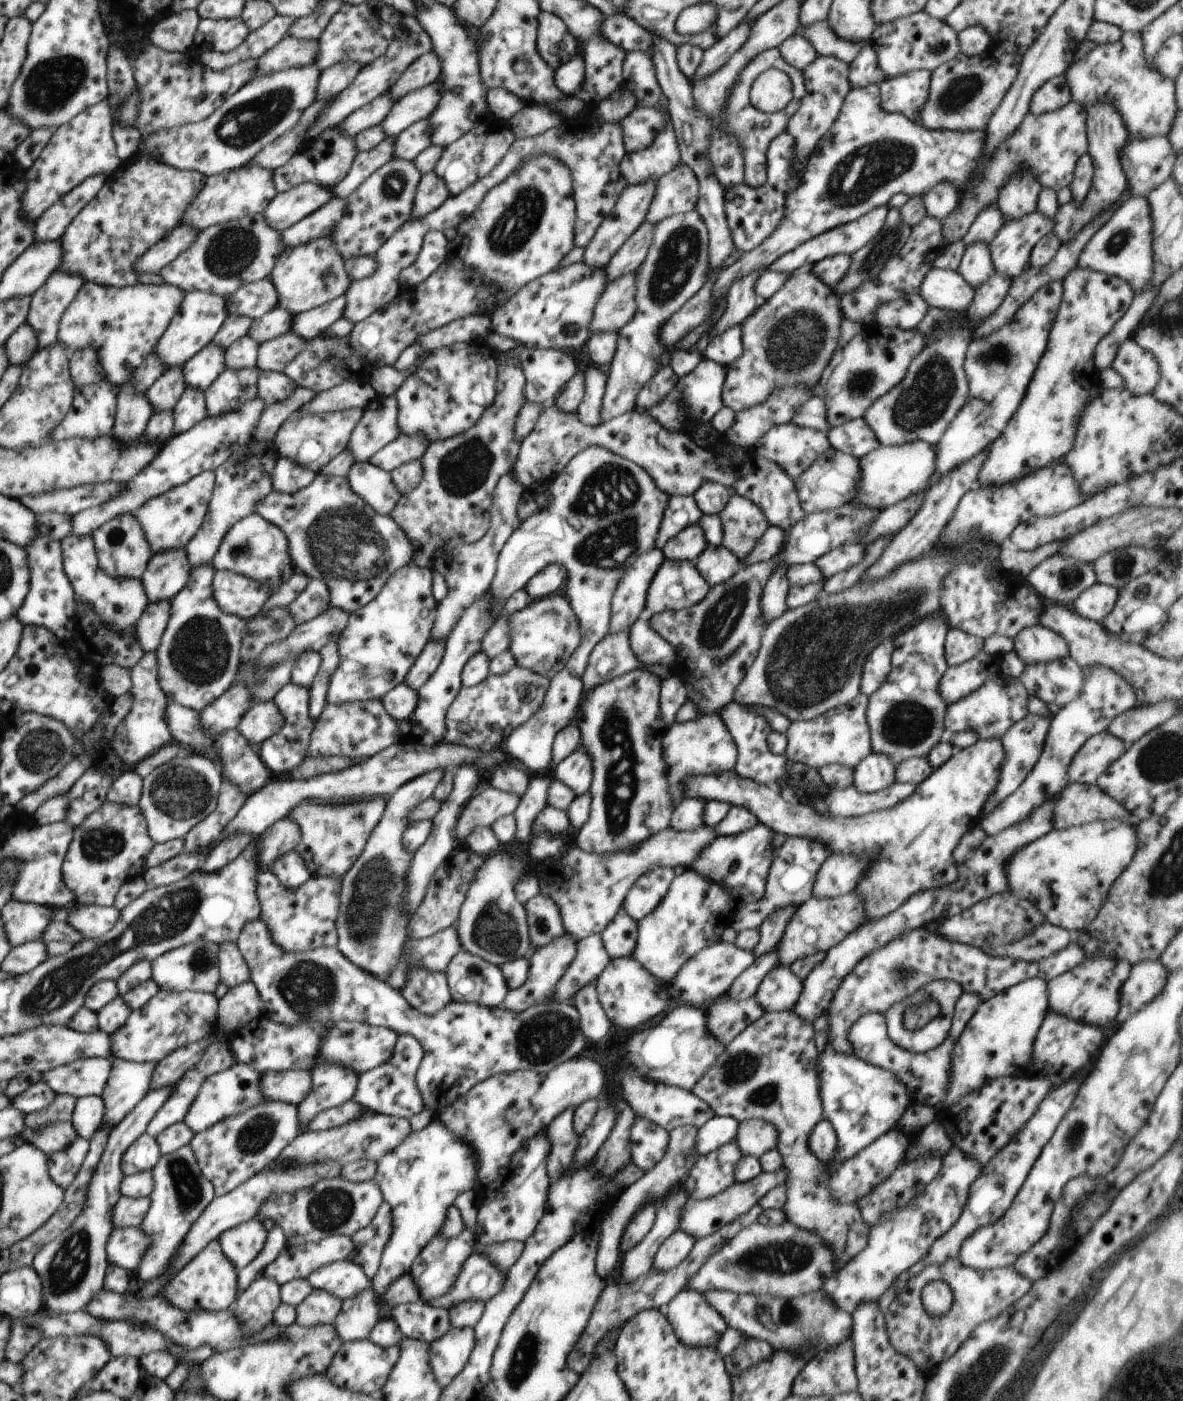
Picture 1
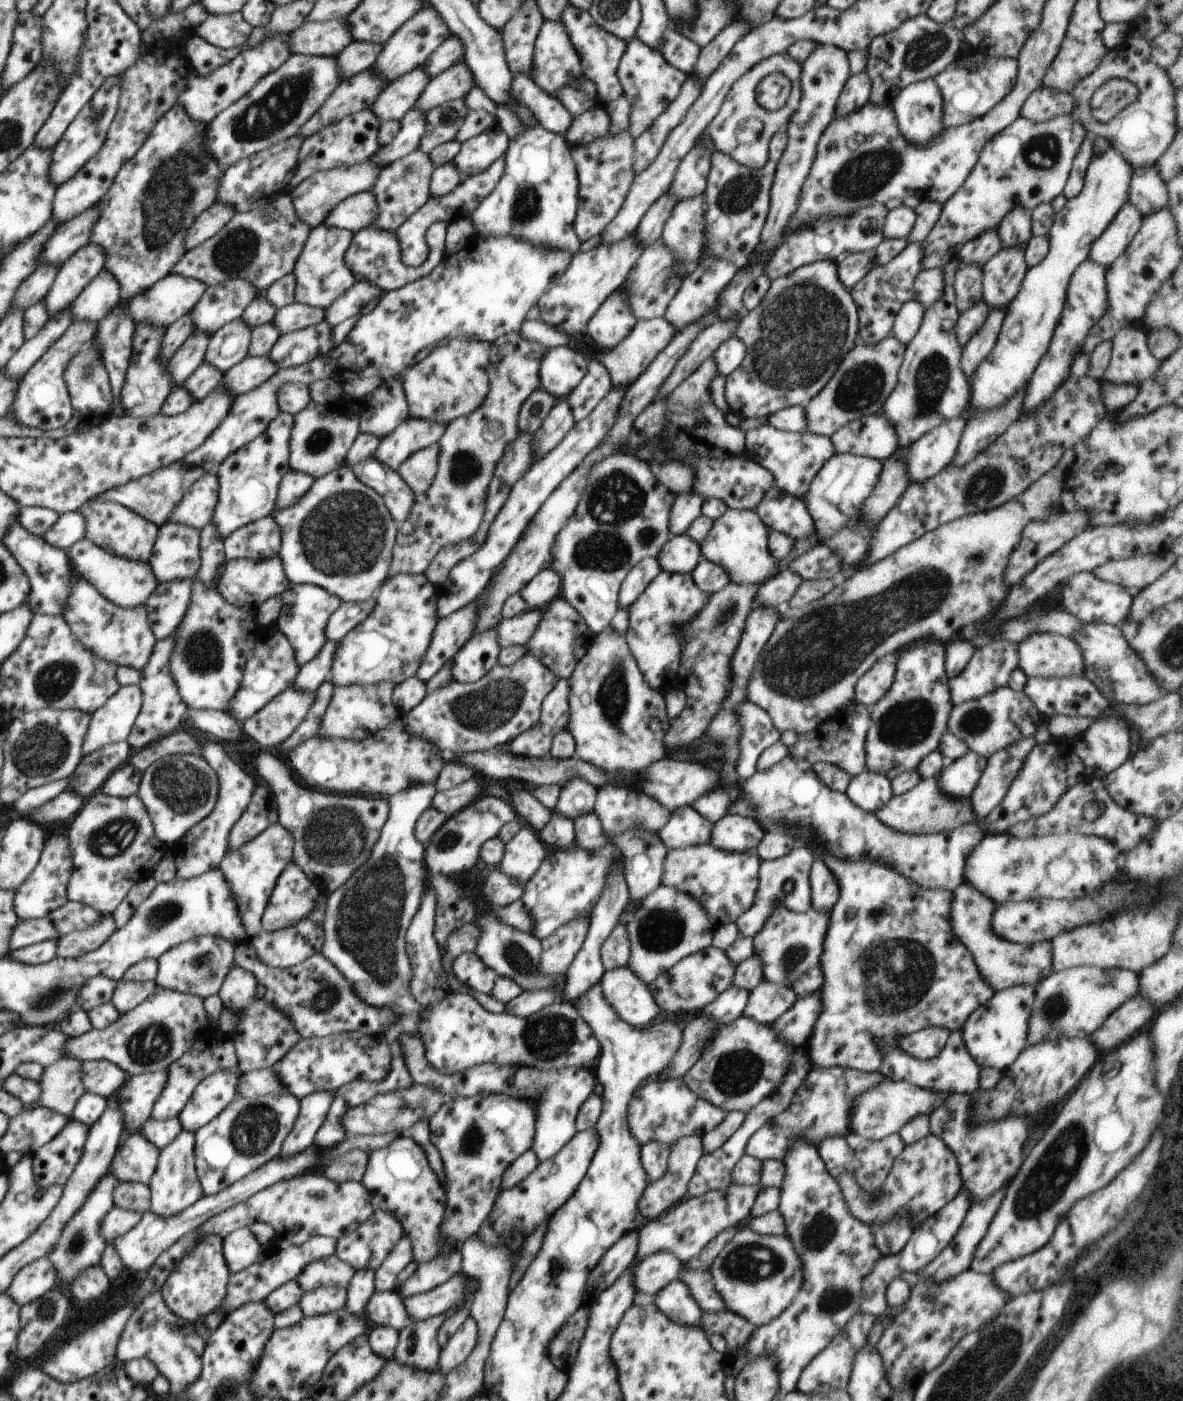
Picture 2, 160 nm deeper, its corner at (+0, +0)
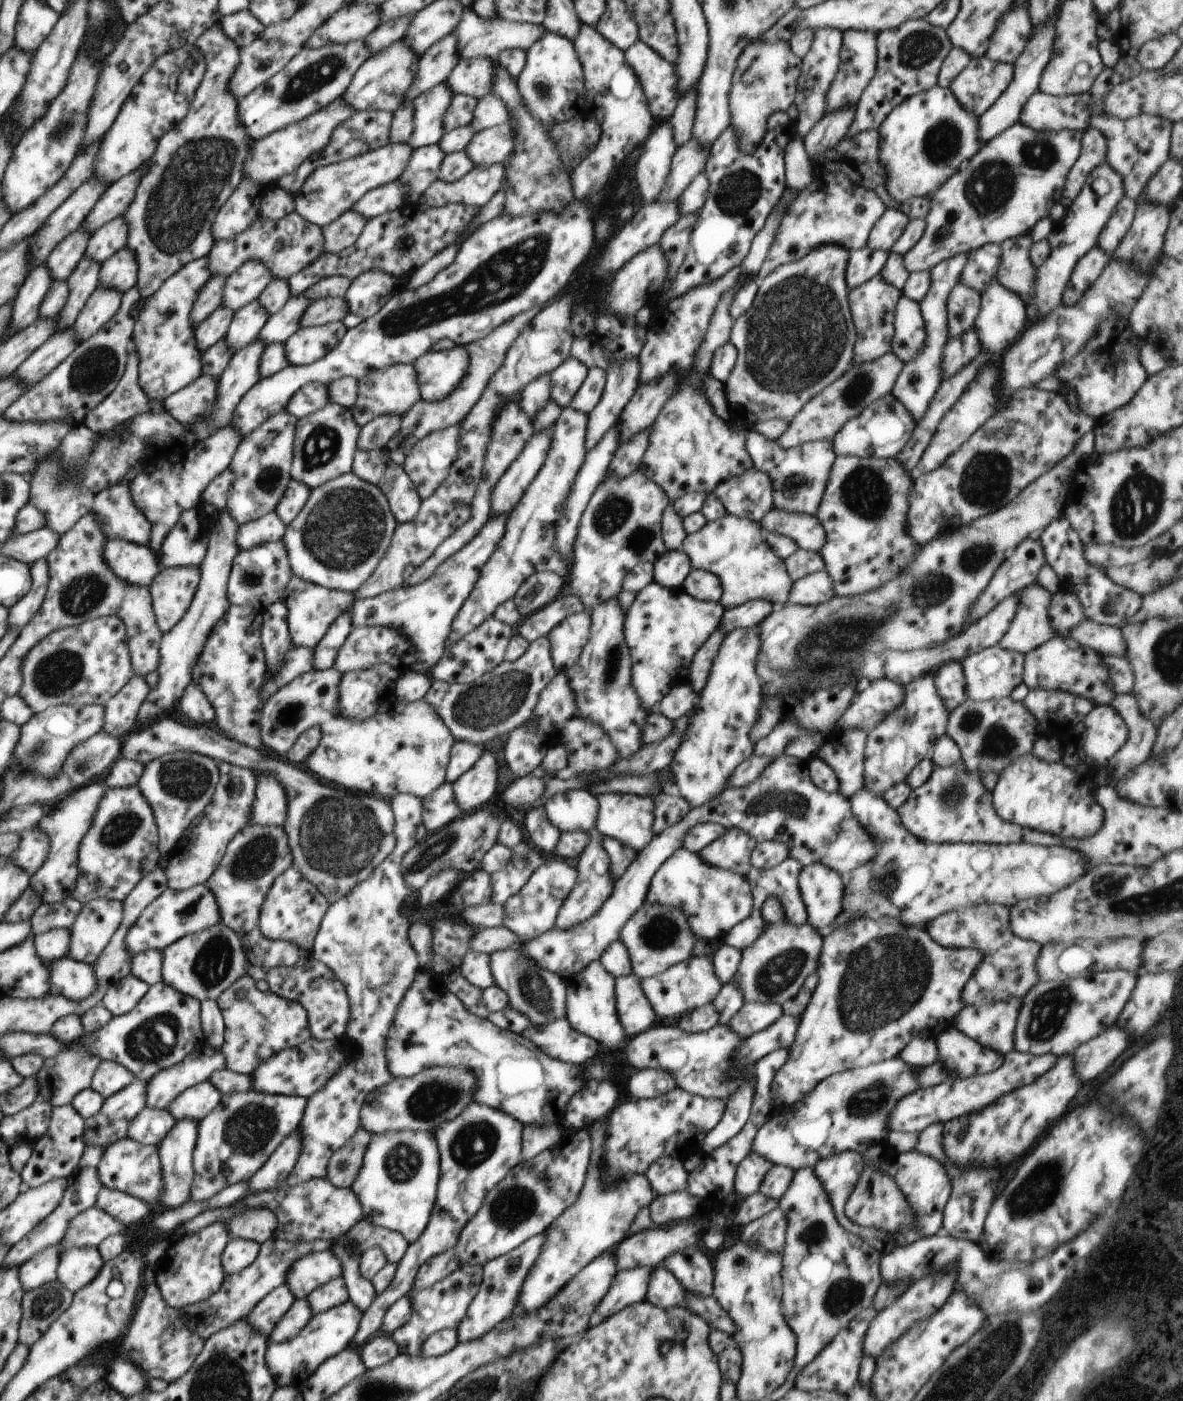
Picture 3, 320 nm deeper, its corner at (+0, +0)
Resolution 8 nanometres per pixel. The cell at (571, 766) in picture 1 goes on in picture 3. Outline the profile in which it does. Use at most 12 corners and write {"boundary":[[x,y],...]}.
{"boundary":[[588,789],[558,792],[543,808],[560,833],[596,827],[598,798]]}

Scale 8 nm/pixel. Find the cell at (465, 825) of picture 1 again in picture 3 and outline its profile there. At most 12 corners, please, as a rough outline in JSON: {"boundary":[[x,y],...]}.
{"boundary":[[482,808],[428,833],[404,856],[416,892],[442,870],[481,869],[503,820]]}

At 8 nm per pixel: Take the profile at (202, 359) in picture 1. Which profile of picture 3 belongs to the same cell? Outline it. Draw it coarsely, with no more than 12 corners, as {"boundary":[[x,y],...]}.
{"boundary":[[258,300],[235,312],[225,335],[236,354],[258,337],[268,312]]}

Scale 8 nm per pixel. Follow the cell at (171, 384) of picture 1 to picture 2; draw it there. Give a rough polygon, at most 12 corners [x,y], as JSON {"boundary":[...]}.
{"boundary":[[192,334],[168,360],[172,391],[204,363],[210,338]]}

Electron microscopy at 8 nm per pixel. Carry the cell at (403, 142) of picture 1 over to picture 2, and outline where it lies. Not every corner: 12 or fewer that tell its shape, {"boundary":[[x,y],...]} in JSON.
{"boundary":[[456,99],[426,116],[418,149],[429,154],[455,139],[466,118]]}

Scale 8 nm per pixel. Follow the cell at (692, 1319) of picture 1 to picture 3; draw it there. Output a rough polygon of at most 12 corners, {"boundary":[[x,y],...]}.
{"boundary":[[659,1264],[647,1301],[663,1310],[686,1305],[680,1282]]}

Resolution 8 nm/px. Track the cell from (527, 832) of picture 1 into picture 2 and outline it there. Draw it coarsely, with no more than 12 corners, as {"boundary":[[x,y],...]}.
{"boundary":[[525,825],[505,844],[499,872],[525,886],[546,857]]}

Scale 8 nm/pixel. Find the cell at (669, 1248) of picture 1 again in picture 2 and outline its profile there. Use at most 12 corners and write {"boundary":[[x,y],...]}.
{"boundary":[[670,1252],[646,1256],[634,1268],[638,1294],[654,1296],[684,1268]]}

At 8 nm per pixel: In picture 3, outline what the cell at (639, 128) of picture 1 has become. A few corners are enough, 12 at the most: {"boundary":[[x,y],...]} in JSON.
{"boundary":[[670,120],[654,128],[634,164],[642,200],[653,204],[677,150]]}

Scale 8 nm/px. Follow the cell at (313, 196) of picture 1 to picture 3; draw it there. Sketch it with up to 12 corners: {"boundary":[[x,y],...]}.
{"boundary":[[389,143],[312,172],[295,210],[329,226],[400,179],[412,148]]}

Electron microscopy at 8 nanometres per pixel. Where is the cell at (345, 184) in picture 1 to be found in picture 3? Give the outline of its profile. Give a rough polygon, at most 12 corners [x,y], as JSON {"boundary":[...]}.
{"boundary":[[441,83],[412,108],[412,150],[436,145],[452,90]]}

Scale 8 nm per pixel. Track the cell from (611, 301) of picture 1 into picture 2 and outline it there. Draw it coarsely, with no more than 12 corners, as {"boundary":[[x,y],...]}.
{"boundary":[[658,238],[620,288],[637,321],[665,316],[681,286]]}

